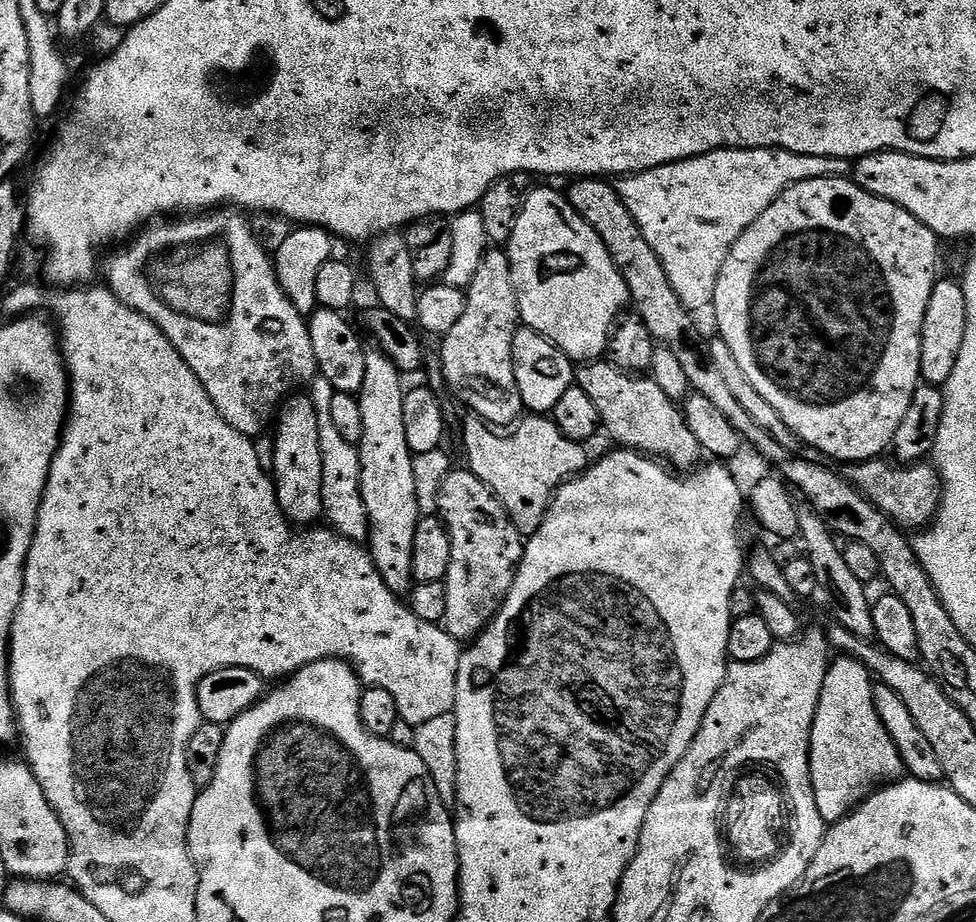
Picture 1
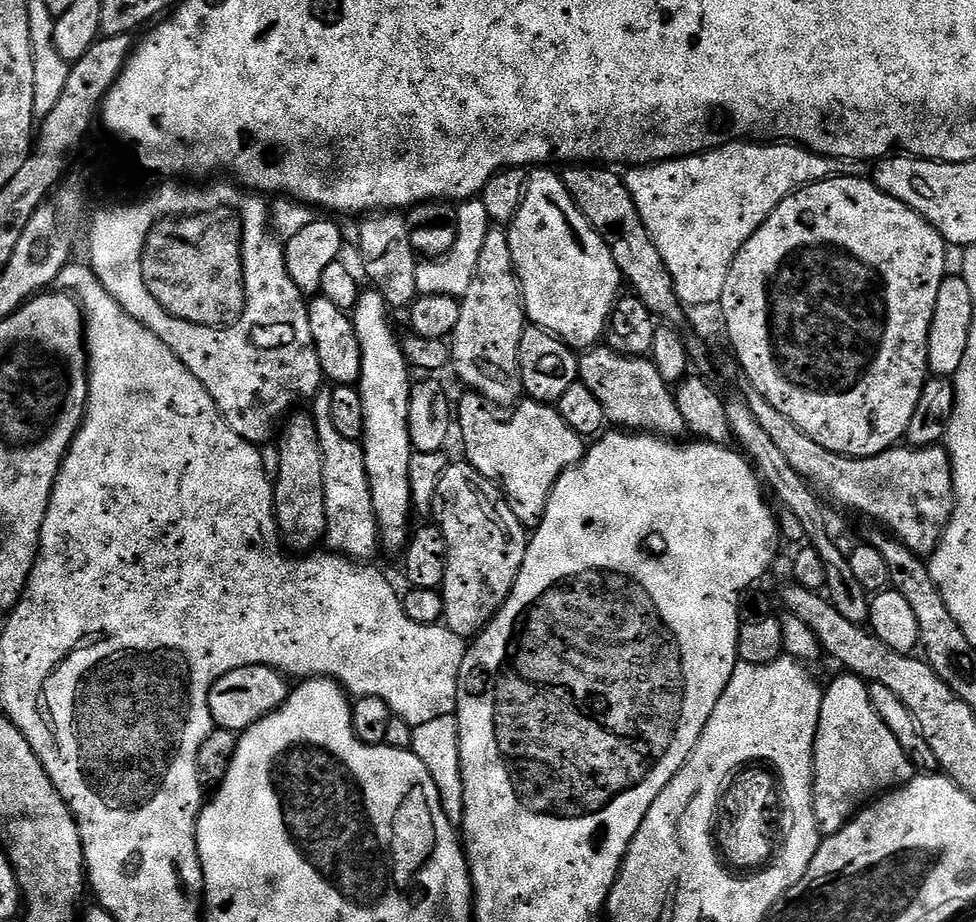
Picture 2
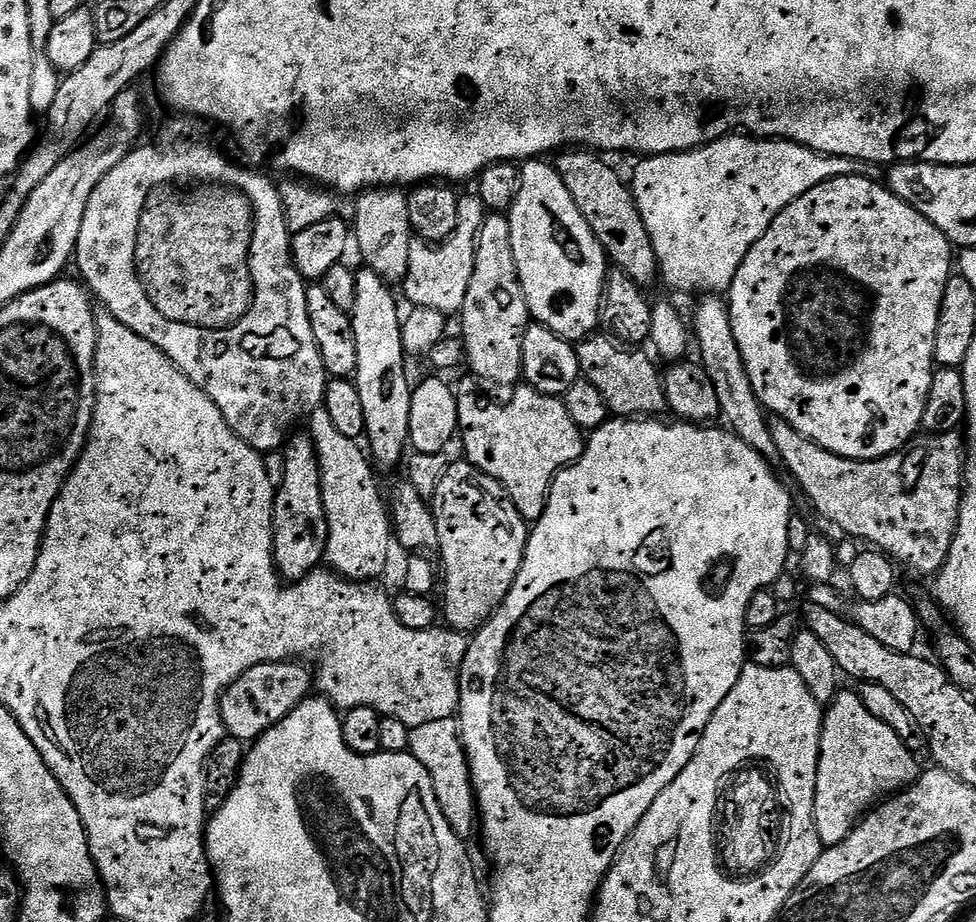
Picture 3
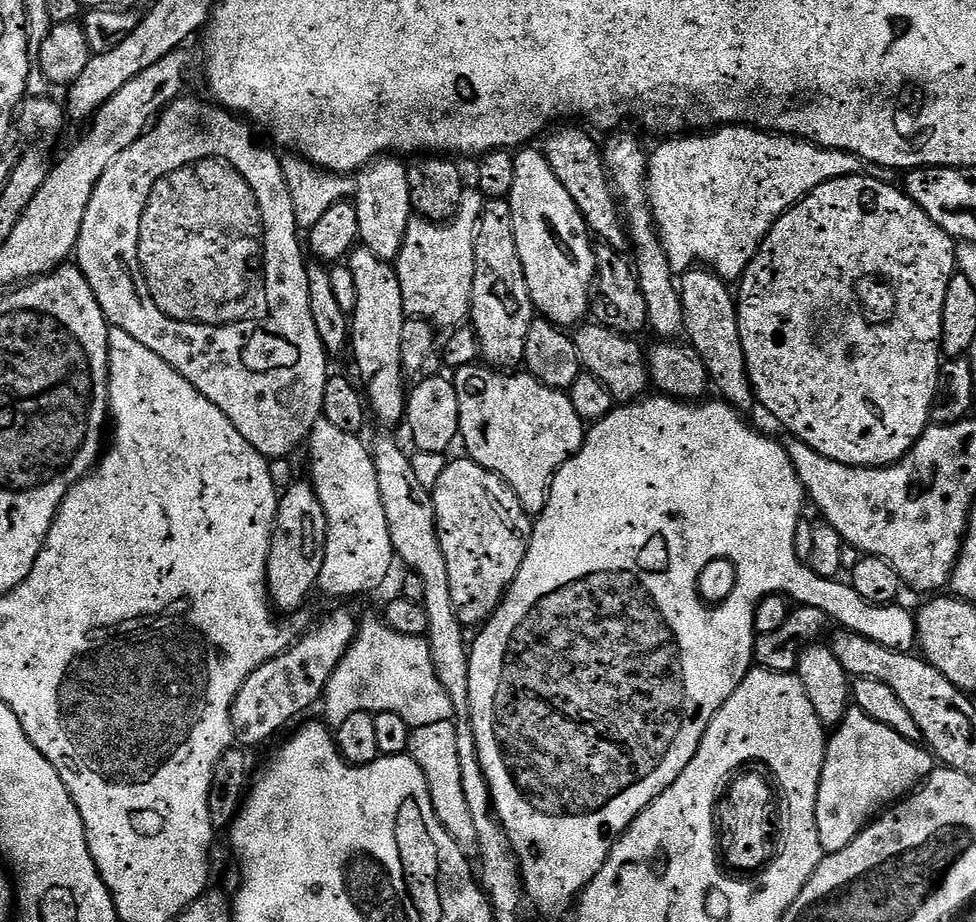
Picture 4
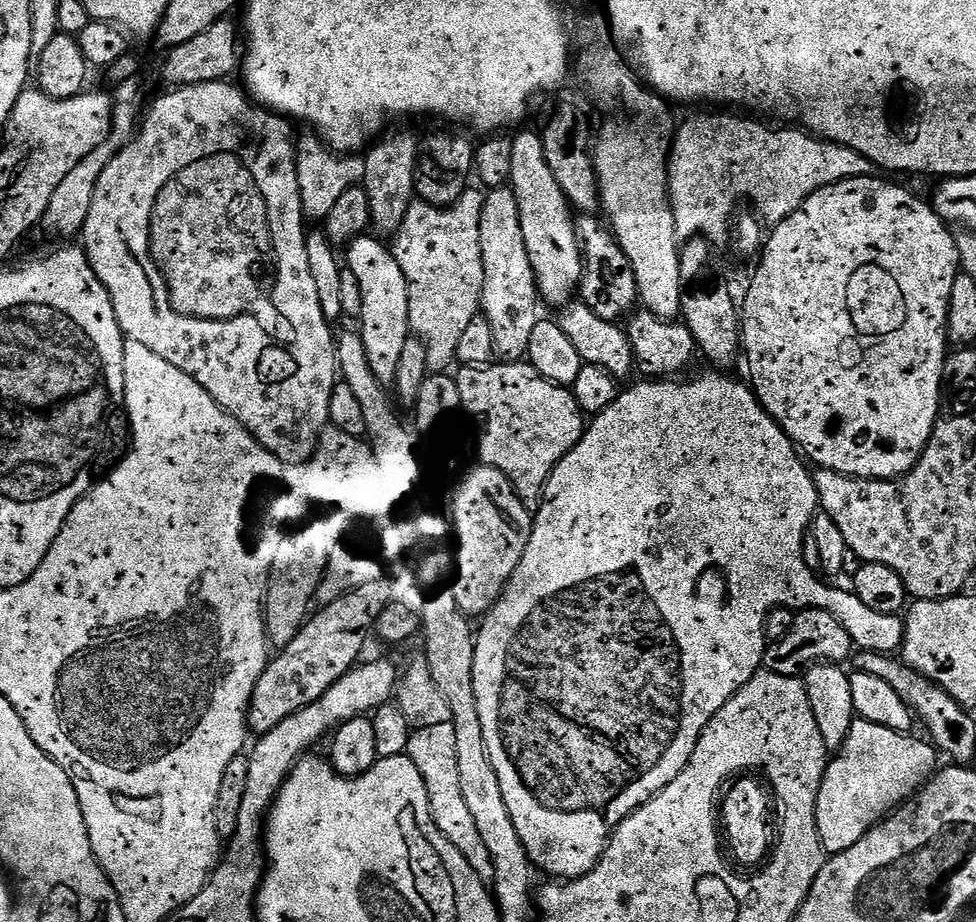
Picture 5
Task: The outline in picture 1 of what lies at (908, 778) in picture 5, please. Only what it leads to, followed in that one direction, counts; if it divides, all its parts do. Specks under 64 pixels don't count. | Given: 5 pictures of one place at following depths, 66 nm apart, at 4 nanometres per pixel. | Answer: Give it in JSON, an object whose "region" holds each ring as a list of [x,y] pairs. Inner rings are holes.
{"region":[[[841,655],[836,659],[829,663],[828,673],[822,682],[822,694],[814,718],[812,745],[810,746],[810,774],[812,775],[810,799],[818,802],[818,814],[828,826],[844,819],[873,792],[895,784],[905,775],[904,763],[898,754],[898,746],[894,746],[894,738],[886,734],[886,726],[882,726],[882,718],[878,718],[878,710],[874,710],[872,673],[854,656]]]}

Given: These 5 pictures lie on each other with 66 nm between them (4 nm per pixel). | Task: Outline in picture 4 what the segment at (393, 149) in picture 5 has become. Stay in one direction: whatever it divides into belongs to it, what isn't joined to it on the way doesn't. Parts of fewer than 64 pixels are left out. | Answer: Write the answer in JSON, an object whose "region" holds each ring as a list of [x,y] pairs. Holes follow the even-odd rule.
{"region":[[[381,158],[372,161],[359,173],[354,189],[354,203],[358,214],[359,243],[369,248],[378,258],[389,262],[400,255],[406,238],[408,223],[414,213],[410,202],[408,164],[400,158]]]}

